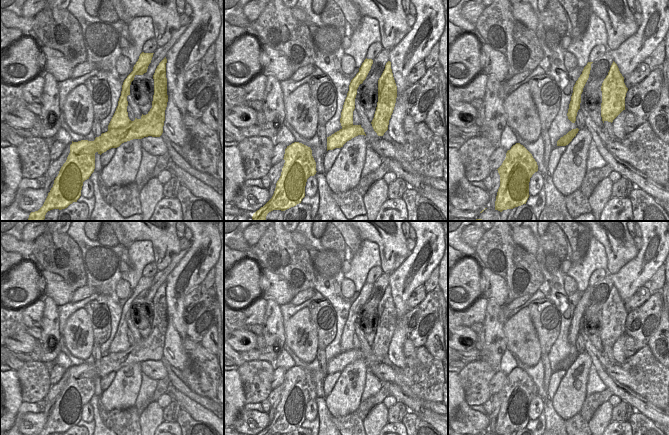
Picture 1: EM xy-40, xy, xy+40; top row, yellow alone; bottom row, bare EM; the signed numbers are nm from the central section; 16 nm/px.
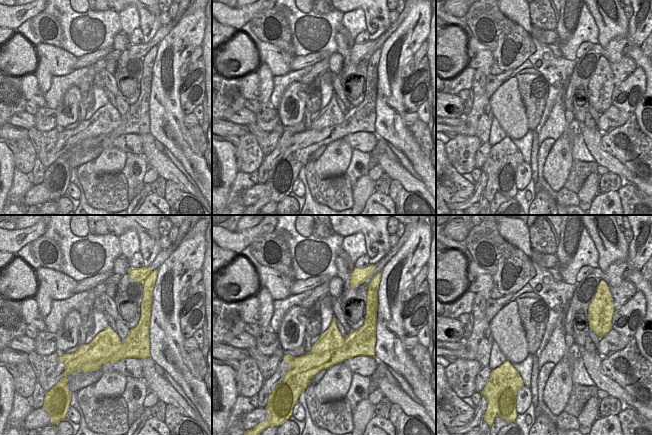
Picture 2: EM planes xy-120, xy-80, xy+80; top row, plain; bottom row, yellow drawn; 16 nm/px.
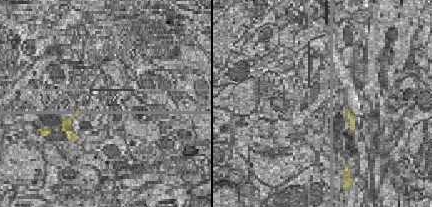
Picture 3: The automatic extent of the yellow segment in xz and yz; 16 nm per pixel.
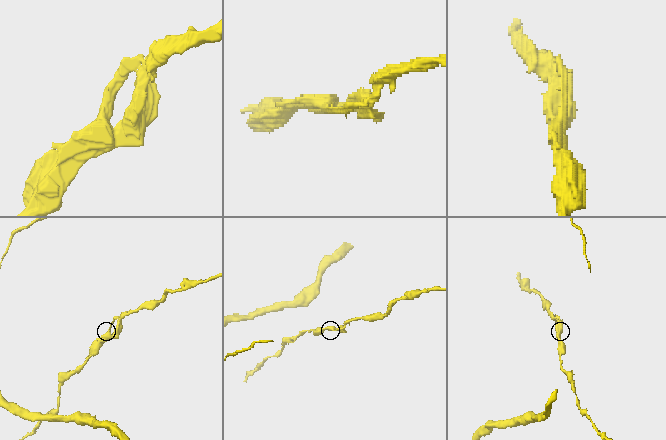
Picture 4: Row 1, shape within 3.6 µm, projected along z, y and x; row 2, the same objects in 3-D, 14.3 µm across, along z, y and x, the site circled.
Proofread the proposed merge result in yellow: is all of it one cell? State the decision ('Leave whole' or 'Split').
Leave whole

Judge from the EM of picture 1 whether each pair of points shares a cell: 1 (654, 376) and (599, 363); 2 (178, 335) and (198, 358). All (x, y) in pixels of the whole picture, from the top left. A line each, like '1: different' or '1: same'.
1: different
2: different

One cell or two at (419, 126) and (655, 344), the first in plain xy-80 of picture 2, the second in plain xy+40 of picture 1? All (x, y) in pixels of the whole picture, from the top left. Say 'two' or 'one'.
two

